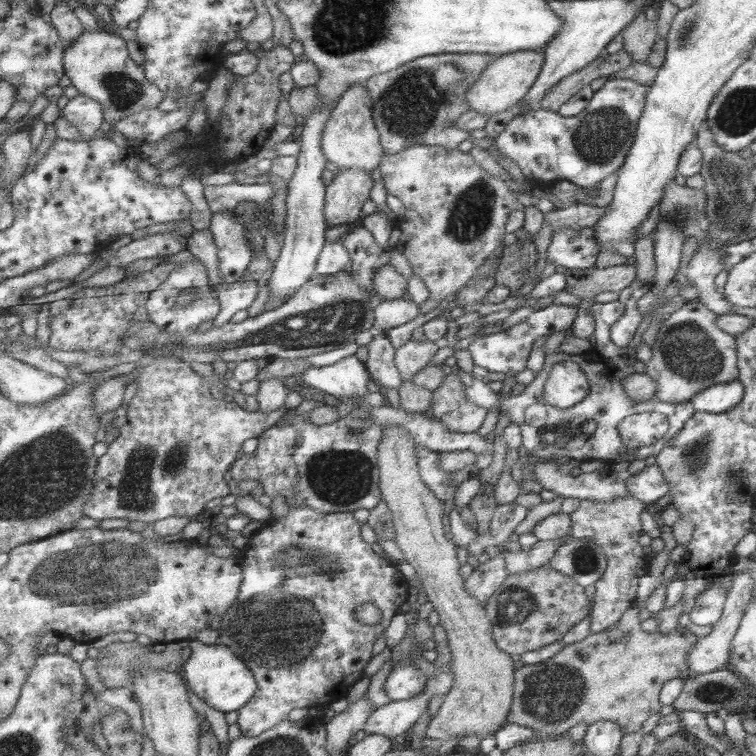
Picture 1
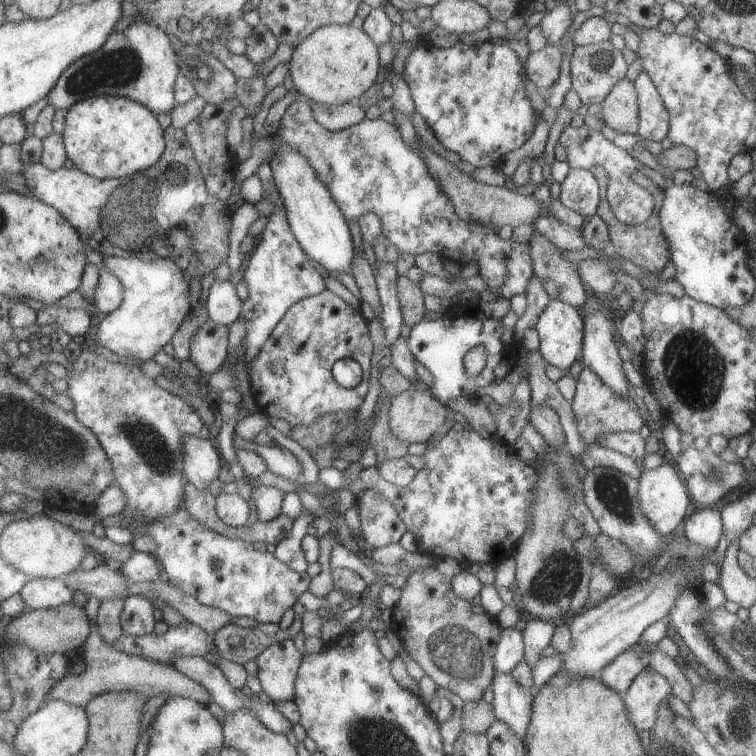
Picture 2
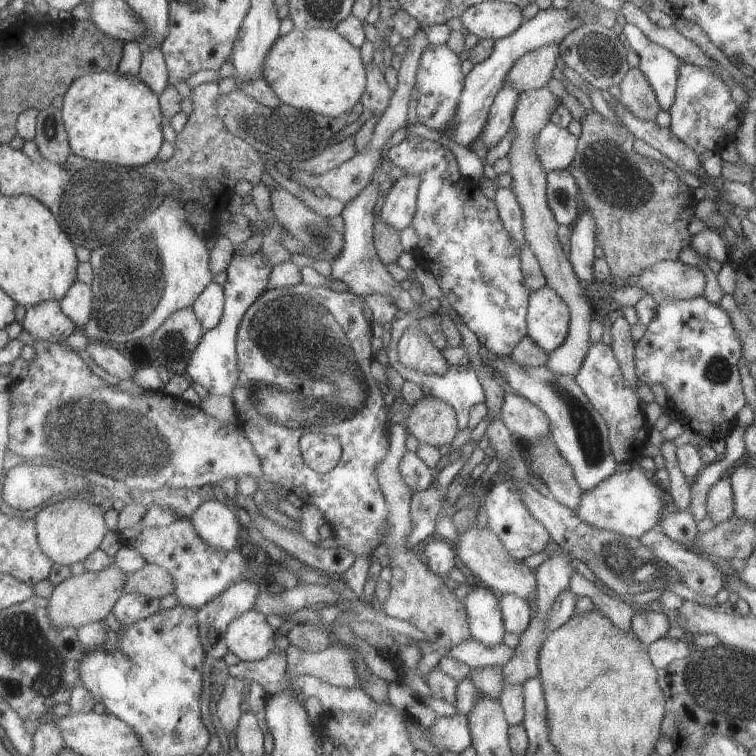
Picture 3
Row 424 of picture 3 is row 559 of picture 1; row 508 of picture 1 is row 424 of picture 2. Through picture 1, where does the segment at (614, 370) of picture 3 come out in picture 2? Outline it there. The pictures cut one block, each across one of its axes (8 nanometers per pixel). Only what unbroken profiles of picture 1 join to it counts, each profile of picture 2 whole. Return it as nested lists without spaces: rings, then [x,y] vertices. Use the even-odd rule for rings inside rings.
[[[584,366],[576,379],[576,389],[569,401],[578,433],[587,445],[595,443],[600,435],[623,431],[638,433],[641,426],[647,422],[642,408],[638,407],[638,401],[616,395],[616,392],[599,380],[589,368]]]

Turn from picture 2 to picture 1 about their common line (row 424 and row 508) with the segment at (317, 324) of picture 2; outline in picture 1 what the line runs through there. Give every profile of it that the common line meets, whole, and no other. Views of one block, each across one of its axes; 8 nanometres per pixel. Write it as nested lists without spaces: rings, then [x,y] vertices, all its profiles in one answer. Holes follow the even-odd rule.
[[[290,506],[289,513],[284,517],[274,517],[270,522],[262,524],[261,528],[257,529],[250,535],[250,541],[241,551],[239,558],[242,567],[244,568],[244,581],[242,582],[242,592],[236,599],[236,604],[229,610],[229,613],[220,617],[222,620],[221,630],[227,628],[227,634],[223,634],[223,642],[227,646],[231,646],[231,650],[243,658],[247,662],[247,666],[253,670],[258,682],[258,690],[254,698],[240,711],[240,718],[237,722],[241,729],[241,734],[256,737],[263,734],[266,730],[287,721],[291,710],[296,708],[309,708],[315,705],[329,705],[347,694],[349,688],[355,684],[361,676],[364,676],[363,670],[367,668],[367,664],[373,658],[373,646],[377,642],[377,638],[387,630],[393,616],[398,614],[399,608],[407,602],[409,598],[409,580],[399,573],[397,566],[391,562],[389,556],[383,558],[381,554],[377,554],[369,542],[365,542],[361,538],[361,525],[353,512],[329,512],[315,510],[306,506]],[[375,603],[383,611],[383,620],[379,625],[365,625],[356,618],[356,608],[360,604]]]

